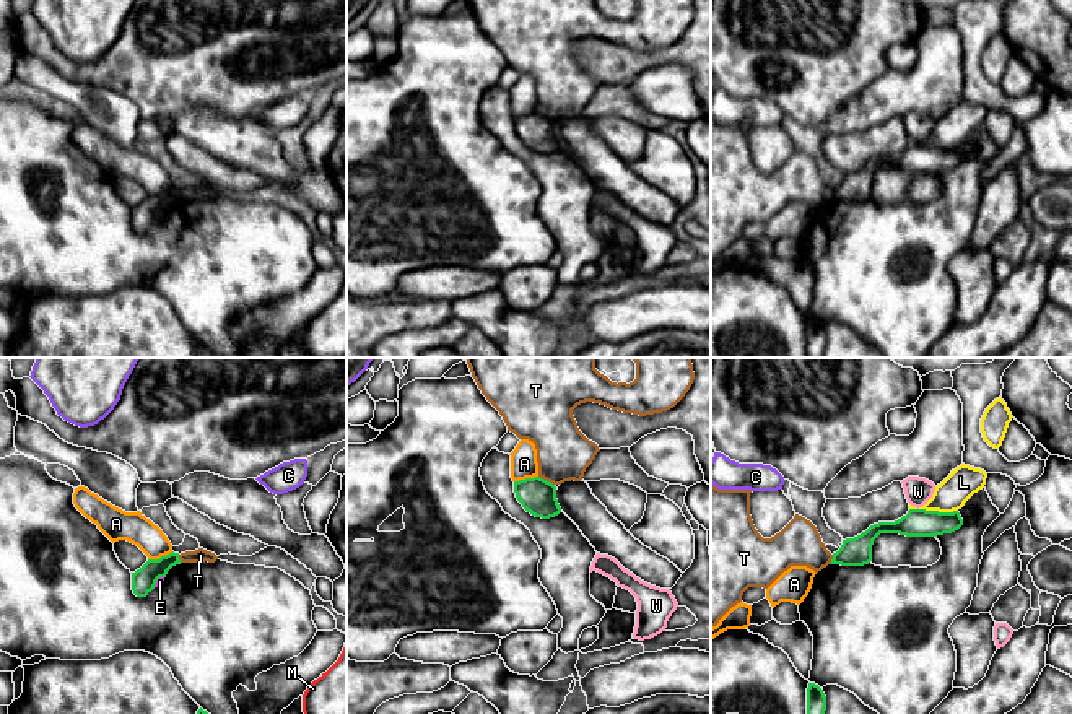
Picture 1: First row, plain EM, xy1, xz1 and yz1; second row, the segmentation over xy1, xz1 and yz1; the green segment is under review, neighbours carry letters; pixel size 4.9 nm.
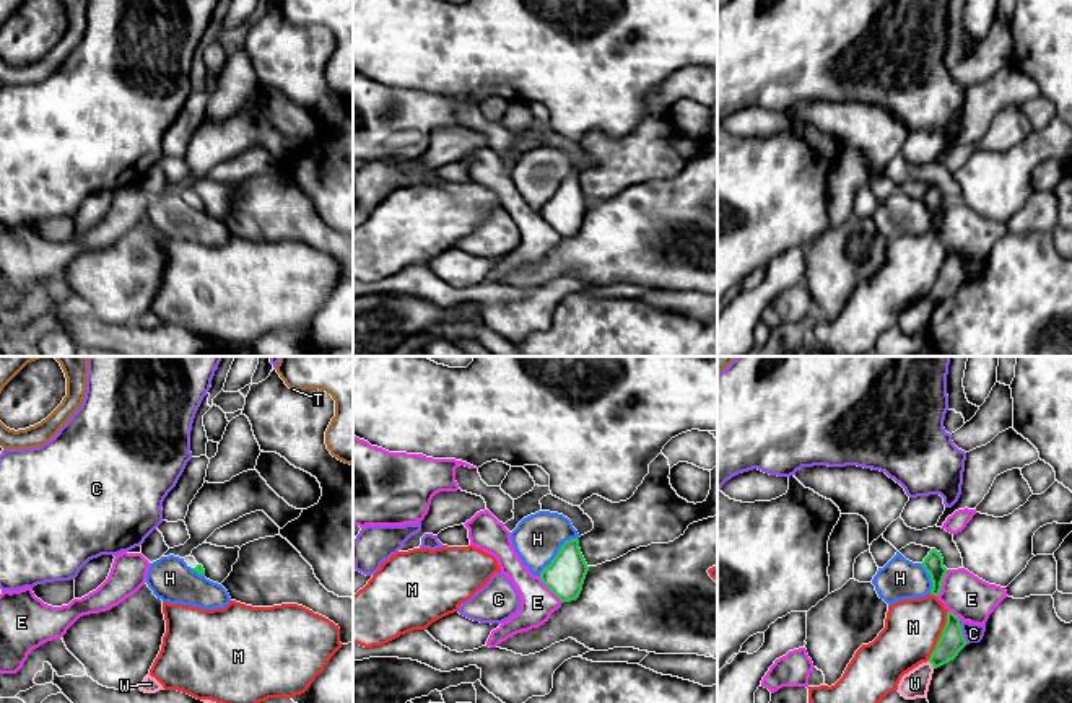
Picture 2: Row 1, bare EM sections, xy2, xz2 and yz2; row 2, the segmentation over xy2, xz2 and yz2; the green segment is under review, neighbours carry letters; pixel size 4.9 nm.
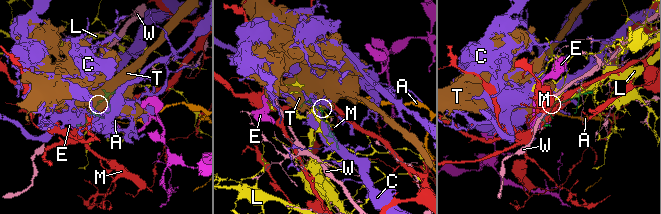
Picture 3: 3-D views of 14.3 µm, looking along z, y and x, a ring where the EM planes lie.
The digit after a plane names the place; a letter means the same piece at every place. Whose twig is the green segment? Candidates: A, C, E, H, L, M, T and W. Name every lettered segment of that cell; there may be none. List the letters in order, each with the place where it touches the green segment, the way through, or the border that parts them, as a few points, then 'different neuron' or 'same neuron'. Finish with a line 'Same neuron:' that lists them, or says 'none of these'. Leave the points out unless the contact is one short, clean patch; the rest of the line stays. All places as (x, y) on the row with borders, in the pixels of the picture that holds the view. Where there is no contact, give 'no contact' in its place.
A: contact xy1 (161, 557); border xy1 (173, 552), (148, 560); different neuron
C: contact yz2 (960, 630); border yz2 (957, 617), (967, 643); different neuron
E: contact yz2 (942, 581); different neuron
H: contact xz2 (558, 552); border xz2 (578, 539), (568, 539), (539, 575); different neuron
L: contact yz1 (937, 511); different neuron
M: contact yz2 (941, 635); different neuron
T: contact xz1 (545, 480); border xz1 (539, 475), (553, 485); different neuron
W: contact yz2 (931, 663); different neuron
Same neuron: none of these

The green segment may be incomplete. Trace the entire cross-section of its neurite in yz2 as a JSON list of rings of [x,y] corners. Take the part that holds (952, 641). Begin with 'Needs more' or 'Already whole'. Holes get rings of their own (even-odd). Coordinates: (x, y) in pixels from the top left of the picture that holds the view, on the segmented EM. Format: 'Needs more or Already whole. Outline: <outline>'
Already whole. Outline: [[[947,612],[947,623],[935,644],[935,649],[929,657],[929,662],[934,669],[937,669],[953,661],[965,646],[966,640],[961,631],[960,618],[953,612]]]

